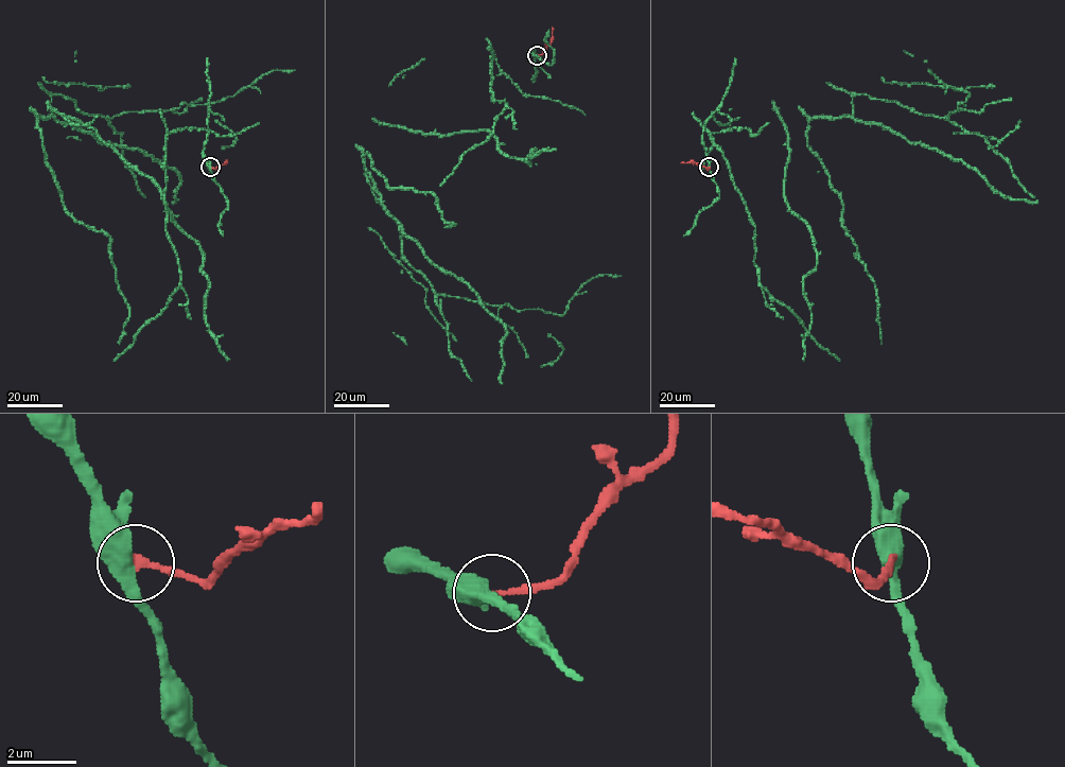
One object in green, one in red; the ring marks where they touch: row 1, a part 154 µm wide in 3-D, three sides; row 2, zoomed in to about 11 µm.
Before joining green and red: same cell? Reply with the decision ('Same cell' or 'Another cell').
Another cell

